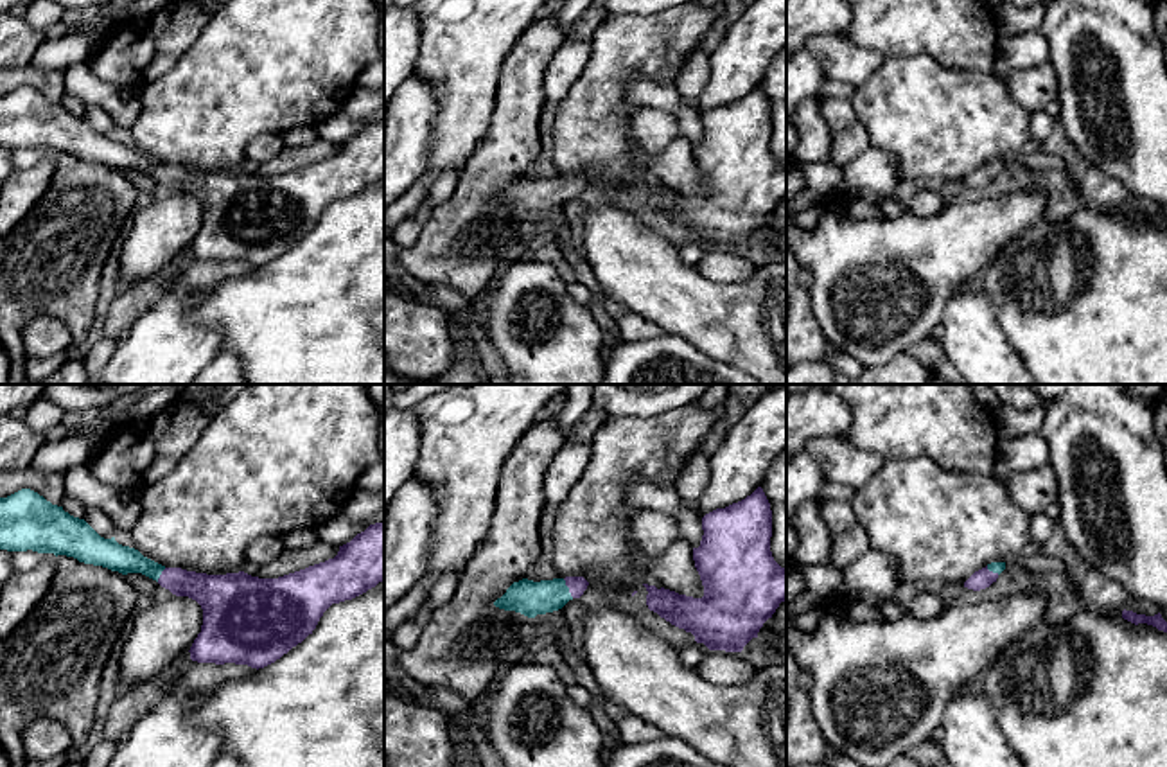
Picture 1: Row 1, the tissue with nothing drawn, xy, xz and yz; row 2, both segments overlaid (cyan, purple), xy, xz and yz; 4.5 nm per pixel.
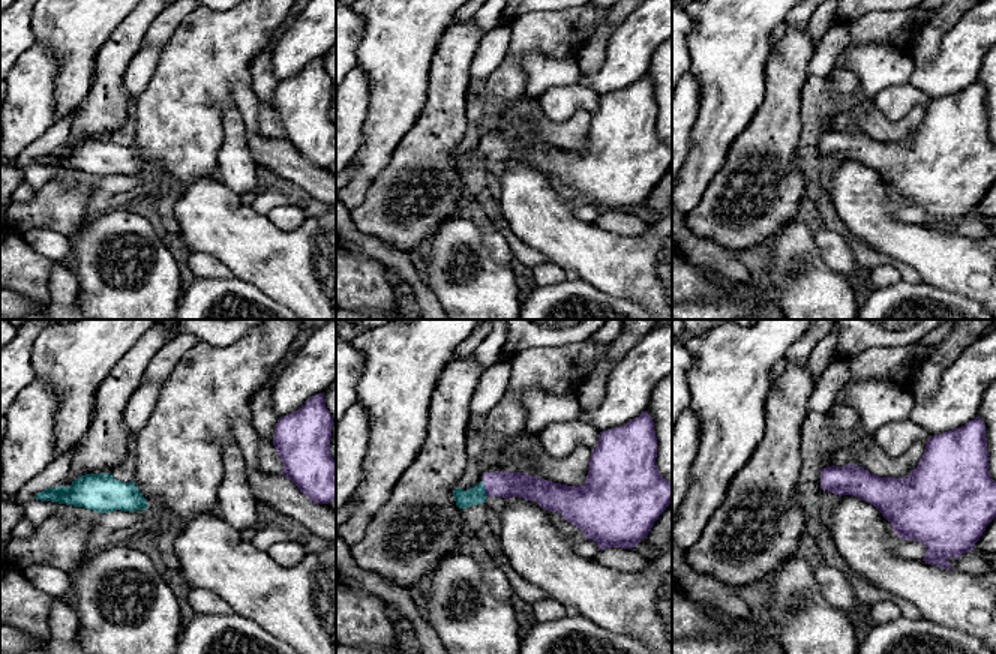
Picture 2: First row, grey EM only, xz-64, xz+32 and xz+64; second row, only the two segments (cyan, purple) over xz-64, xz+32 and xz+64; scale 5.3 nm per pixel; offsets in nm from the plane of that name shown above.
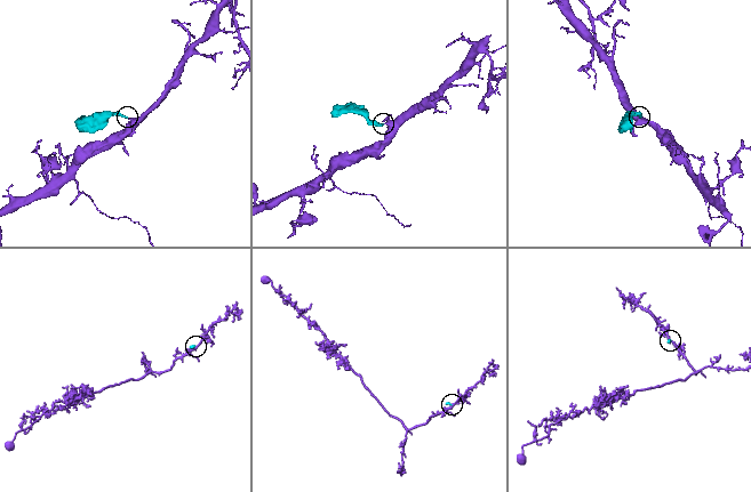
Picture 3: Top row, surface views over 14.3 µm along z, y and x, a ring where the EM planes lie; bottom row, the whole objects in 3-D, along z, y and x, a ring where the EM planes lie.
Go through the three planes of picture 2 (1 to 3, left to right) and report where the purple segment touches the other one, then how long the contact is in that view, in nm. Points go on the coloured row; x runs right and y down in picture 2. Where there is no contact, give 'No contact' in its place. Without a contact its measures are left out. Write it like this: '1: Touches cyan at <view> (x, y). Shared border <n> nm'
1: No contact
2: Touches cyan at xz+32 (483, 489). Shared border 90 nm
3: No contact

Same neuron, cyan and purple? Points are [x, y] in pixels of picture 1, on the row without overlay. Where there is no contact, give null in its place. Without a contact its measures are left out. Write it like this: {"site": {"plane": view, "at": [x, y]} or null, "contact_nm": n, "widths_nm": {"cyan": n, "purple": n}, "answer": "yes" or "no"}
{"site": {"plane": "xz", "at": [568, 185]}, "contact_nm": 100, "widths_nm": {"cyan": 160, "purple": 80}, "answer": "yes"}

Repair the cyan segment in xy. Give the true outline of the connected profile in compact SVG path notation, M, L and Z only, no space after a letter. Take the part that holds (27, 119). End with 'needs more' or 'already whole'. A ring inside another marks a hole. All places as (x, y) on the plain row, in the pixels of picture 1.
M31 86L0 95L0 147L66 153L122 172L142 171L172 192L189 194L201 203L201 230L189 248L192 259L235 260L257 268L275 260L312 232L332 201L352 198L384 178L384 120L370 122L350 140L339 144L334 156L278 176L259 176L244 169L206 172L165 165L138 147L118 142L115 135L104 137L84 117L70 113L63 104L52 102Z; needs more

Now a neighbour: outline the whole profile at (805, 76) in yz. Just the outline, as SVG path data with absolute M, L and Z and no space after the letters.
M797 50L786 59L786 117L794 113L804 99L817 99L826 75L815 57L806 50Z

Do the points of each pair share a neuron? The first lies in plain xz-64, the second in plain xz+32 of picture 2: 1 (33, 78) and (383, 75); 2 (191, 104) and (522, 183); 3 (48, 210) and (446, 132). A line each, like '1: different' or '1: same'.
1: different
2: different
3: same

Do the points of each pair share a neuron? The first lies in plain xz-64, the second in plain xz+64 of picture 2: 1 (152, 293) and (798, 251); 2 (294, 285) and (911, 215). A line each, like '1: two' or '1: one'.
1: one
2: two

